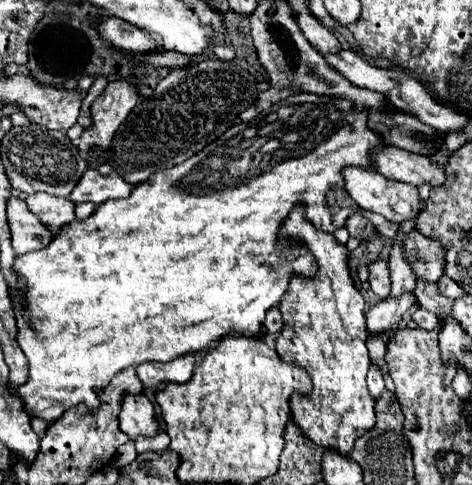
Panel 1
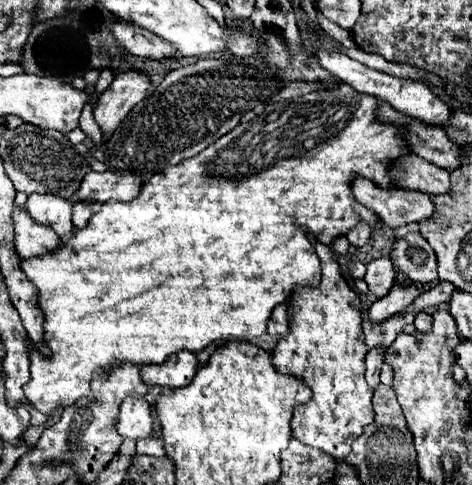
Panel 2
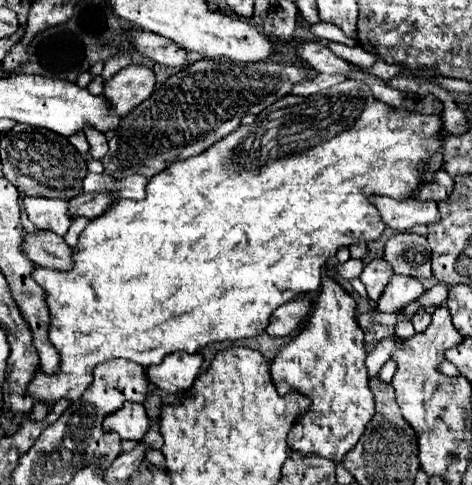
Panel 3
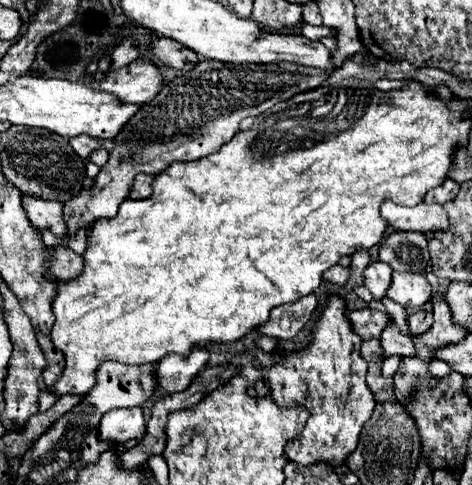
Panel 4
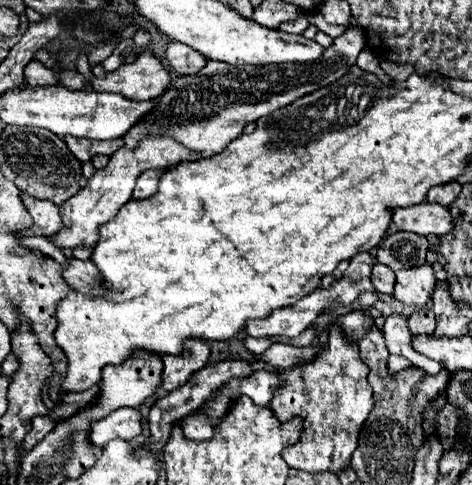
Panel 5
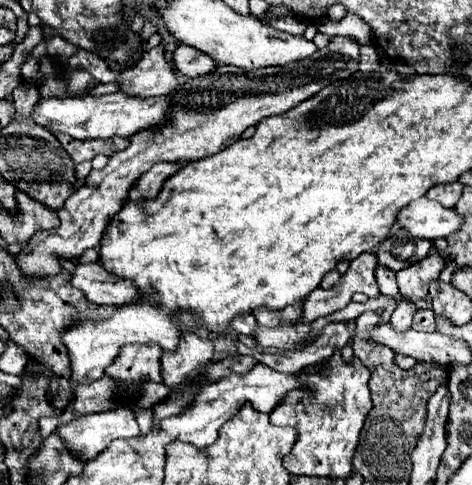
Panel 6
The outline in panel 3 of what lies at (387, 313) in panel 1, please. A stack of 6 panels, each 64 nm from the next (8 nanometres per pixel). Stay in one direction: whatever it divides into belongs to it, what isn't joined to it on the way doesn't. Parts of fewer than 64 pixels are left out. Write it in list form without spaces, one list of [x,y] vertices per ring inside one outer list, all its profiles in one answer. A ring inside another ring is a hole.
[[[394,276],[386,290],[382,292],[380,300],[376,302],[376,312],[398,312],[400,308],[416,300],[422,292],[424,288],[416,278]]]

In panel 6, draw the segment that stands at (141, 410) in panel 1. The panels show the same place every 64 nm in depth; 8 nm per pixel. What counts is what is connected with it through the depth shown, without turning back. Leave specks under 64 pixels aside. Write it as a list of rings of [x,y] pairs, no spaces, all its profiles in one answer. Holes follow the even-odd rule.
[[[114,408],[112,412],[88,414],[72,420],[66,426],[58,426],[56,430],[66,442],[66,448],[72,452],[72,456],[84,462],[100,454],[110,444],[110,440],[140,436],[132,408]]]

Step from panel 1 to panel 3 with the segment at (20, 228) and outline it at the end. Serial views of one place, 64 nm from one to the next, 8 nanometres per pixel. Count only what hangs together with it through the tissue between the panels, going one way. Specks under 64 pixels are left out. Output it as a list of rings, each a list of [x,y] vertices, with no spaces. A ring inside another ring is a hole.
[[[36,230],[36,232],[24,232],[22,240],[22,252],[34,262],[50,268],[70,268],[70,246],[60,238],[58,234],[50,230]]]

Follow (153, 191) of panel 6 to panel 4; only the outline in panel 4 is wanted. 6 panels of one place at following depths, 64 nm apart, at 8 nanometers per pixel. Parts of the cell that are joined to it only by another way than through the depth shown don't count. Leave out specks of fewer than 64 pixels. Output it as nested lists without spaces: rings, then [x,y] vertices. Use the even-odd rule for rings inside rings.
[[[138,174],[130,186],[130,198],[132,200],[140,200],[140,198],[148,198],[152,194],[152,184],[154,176],[152,174]]]

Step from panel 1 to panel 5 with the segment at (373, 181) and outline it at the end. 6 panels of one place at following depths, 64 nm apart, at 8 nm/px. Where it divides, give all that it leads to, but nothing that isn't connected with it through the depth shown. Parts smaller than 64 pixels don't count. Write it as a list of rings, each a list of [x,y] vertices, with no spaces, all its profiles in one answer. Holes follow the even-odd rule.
[[[422,202],[410,208],[394,208],[390,210],[390,214],[398,230],[416,232],[422,236],[428,236],[428,234],[442,236],[452,230],[452,216],[448,208],[440,204]]]

